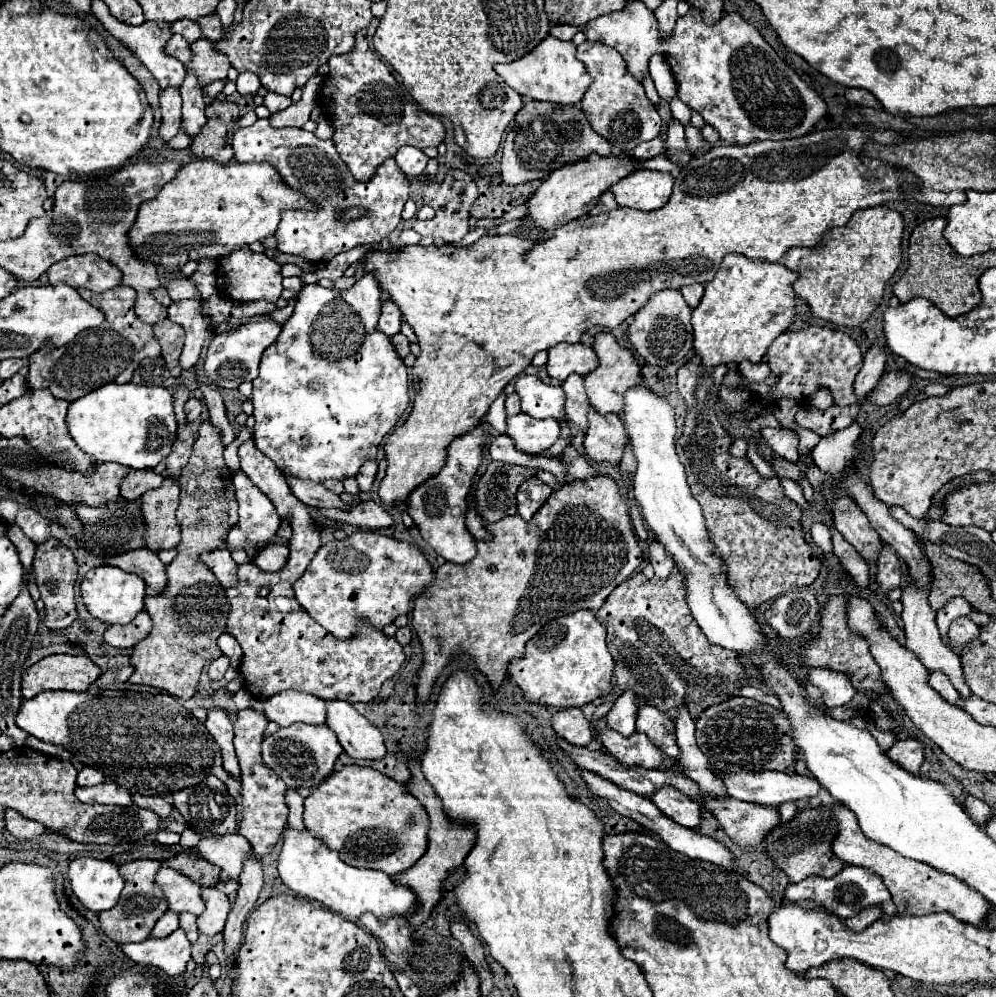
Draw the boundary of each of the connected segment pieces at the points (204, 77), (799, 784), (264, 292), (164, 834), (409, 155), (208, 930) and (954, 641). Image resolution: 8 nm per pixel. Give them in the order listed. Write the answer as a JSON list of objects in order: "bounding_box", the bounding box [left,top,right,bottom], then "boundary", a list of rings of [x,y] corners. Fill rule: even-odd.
[{"bounding_box":[185,37,231,87],"boundary":[[[201,37],[199,41],[191,43],[191,49],[195,57],[185,67],[187,71],[195,71],[201,87],[207,87],[213,81],[227,77],[227,69],[231,67],[231,63],[221,51],[215,51],[213,41],[205,41],[205,37]]]},{"bounding_box":[721,771,821,807],"boundary":[[[779,771],[723,775],[721,779],[731,797],[771,807],[777,807],[785,801],[809,799],[821,791],[821,785],[815,781],[815,777],[787,777],[787,773]]]},{"bounding_box":[217,245,283,301],"boundary":[[[247,245],[243,249],[237,249],[235,253],[219,259],[217,267],[217,285],[219,291],[235,301],[277,301],[281,297],[283,285],[281,285],[281,267],[269,259],[265,253],[253,253]]]},{"bounding_box":[156,829,180,845],"boundary":[[[163,829],[158,831],[156,834],[157,843],[161,843],[161,845],[176,845],[179,843],[180,835],[177,833],[173,833],[168,829]]]},{"bounding_box":[395,145,429,177],"boundary":[[[403,145],[397,155],[395,155],[395,161],[397,165],[401,167],[401,171],[409,177],[415,177],[415,175],[421,175],[423,169],[427,167],[427,161],[429,157],[417,149],[417,147],[411,147],[411,145]]]},{"bounding_box":[197,887,229,935],"boundary":[[[215,887],[201,889],[201,899],[205,903],[205,911],[197,917],[197,929],[203,935],[217,935],[225,927],[225,919],[229,915],[229,897]]]},{"bounding_box":[949,616,979,651],"boundary":[[[967,616],[959,617],[949,627],[949,647],[953,651],[963,651],[967,649],[971,642],[979,635],[979,626],[971,621]]]}]

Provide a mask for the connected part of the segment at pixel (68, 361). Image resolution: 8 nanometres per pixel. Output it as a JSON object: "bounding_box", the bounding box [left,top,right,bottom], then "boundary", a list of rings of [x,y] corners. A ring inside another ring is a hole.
{"bounding_box":[27,285,161,401],"boundary":[[[117,285],[101,295],[91,293],[89,289],[79,289],[79,295],[93,303],[97,309],[103,311],[105,321],[97,329],[81,331],[75,341],[69,341],[63,347],[55,347],[49,353],[49,359],[37,357],[31,361],[31,369],[27,375],[27,383],[31,389],[49,389],[55,397],[65,401],[75,401],[87,395],[91,389],[97,389],[103,383],[121,381],[129,383],[137,365],[147,357],[161,357],[161,345],[155,339],[153,327],[143,323],[135,315],[135,289],[127,285]]]}

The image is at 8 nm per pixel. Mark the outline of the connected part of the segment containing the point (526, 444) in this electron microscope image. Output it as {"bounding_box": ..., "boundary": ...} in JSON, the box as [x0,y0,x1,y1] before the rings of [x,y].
{"bounding_box":[507,413,561,453],"boundary":[[[519,413],[507,417],[507,435],[513,437],[515,445],[525,453],[543,453],[561,437],[561,427],[557,419],[535,419]]]}

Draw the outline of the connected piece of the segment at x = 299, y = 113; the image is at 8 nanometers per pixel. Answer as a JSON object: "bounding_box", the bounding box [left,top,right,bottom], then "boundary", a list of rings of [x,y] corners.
{"bounding_box":[269,75,323,127],"boundary":[[[315,75],[307,81],[307,85],[303,87],[303,97],[293,103],[291,107],[279,111],[279,113],[273,113],[269,117],[271,125],[273,127],[303,127],[307,121],[309,121],[309,115],[311,111],[317,107],[317,97],[319,97],[319,87],[321,87],[321,81],[323,81],[323,75]]]}

